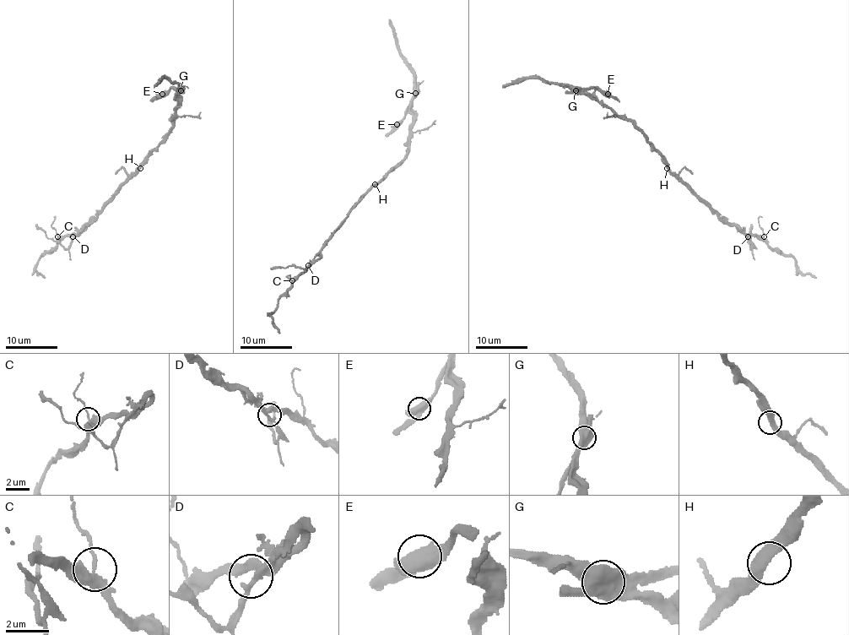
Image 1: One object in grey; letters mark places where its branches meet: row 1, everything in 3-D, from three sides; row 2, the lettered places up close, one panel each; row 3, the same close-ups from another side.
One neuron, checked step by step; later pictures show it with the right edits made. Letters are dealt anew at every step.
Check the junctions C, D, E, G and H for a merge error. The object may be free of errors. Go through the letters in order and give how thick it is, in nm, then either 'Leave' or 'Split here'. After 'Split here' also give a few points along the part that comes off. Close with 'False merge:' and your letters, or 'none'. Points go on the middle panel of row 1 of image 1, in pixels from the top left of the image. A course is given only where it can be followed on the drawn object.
C: Thickness 260 nm. Leave
D: Thickness 240 nm. Leave
E: Thickness 500 nm. Leave
G: Thickness 650 nm. Split here. Course of the part to remove: (415, 92), (404, 116), (385, 136)
H: Thickness 380 nm. Leave
False merge: G

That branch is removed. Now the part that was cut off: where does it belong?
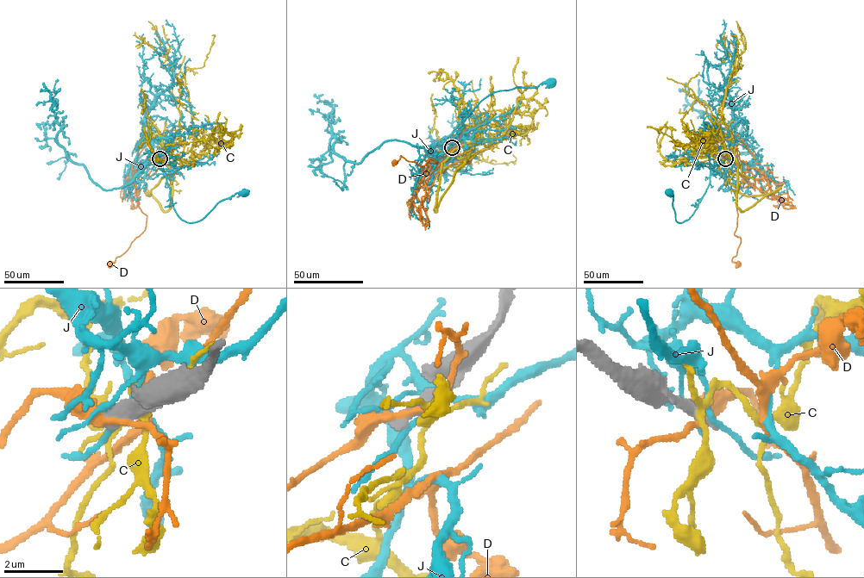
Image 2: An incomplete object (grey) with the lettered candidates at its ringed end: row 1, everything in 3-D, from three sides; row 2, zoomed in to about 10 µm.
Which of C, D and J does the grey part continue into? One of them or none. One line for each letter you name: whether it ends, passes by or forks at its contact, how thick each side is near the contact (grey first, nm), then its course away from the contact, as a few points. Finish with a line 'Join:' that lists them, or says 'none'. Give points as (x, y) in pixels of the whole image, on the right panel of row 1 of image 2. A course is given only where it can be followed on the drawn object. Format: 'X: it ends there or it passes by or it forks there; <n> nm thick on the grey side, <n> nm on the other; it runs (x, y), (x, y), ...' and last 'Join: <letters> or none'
Join: none

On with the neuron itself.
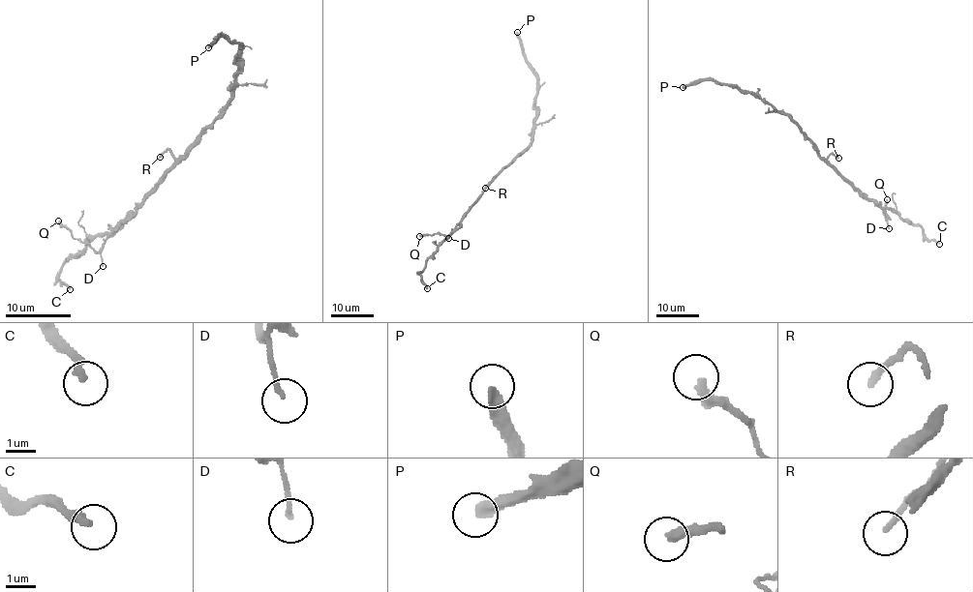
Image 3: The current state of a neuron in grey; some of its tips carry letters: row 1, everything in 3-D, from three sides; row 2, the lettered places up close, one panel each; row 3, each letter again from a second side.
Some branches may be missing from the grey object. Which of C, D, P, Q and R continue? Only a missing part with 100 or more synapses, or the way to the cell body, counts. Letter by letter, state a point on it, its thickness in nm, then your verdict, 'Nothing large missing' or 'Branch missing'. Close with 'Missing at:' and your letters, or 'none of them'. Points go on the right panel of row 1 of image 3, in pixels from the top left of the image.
C: Place: (939, 244). Thickness 280 nm. Nothing large missing
D: Place: (889, 228). Thickness 140 nm. Nothing large missing
P: Place: (683, 87). Thickness 400 nm. Branch missing
Q: Place: (887, 199). Thickness 340 nm. Nothing large missing
R: Place: (838, 158). Thickness 200 nm. Nothing large missing
Missing at: P

